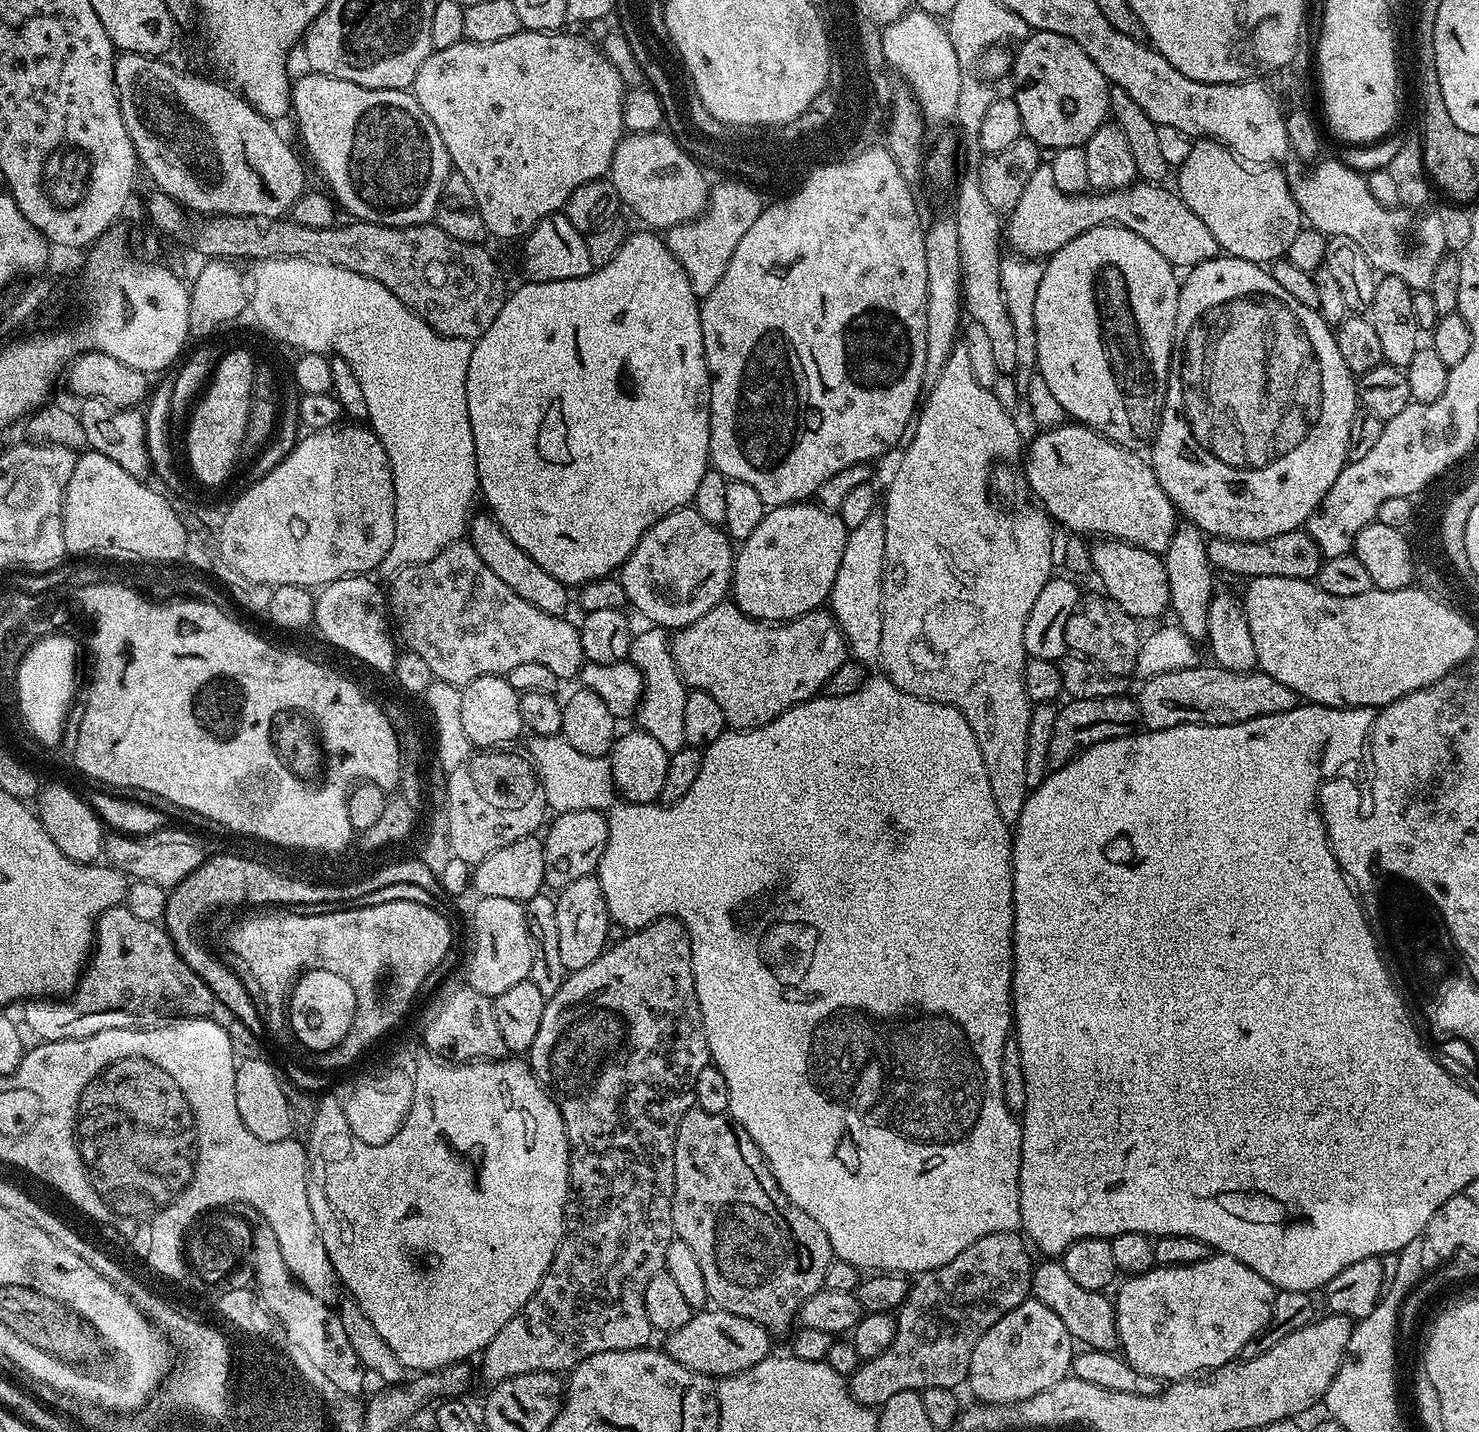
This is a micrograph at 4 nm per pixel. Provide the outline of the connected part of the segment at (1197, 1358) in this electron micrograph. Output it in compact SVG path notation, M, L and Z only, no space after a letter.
M1214 1254L1202 1262L1194 1262L1190 1266L1157 1266L1137 1276L1121 1279L1119 1284L1115 1289L1115 1292L1117 1291L1116 1296L1114 1295L1114 1303L1116 1305L1116 1339L1119 1351L1124 1359L1130 1362L1130 1366L1134 1366L1134 1370L1138 1370L1142 1374L1150 1374L1154 1378L1165 1382L1187 1380L1197 1374L1207 1372L1210 1368L1217 1368L1223 1364L1232 1363L1247 1349L1248 1343L1256 1337L1258 1330L1262 1330L1266 1326L1268 1319L1272 1317L1272 1297L1274 1295L1272 1285L1266 1282L1266 1278L1262 1278L1254 1270L1250 1270L1250 1266L1238 1262L1233 1256Z

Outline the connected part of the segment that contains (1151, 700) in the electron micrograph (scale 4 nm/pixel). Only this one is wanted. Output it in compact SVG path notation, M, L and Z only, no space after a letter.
M1219 666L1174 670L1145 679L1140 684L1140 719L1145 729L1173 728L1183 724L1230 726L1250 722L1270 714L1282 714L1298 706L1298 697L1290 686L1282 686L1278 678L1261 672L1235 672Z

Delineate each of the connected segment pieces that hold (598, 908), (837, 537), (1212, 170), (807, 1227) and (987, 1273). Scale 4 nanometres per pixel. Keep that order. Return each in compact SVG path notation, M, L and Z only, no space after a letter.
M590 875L578 878L559 889L555 902L558 914L558 951L562 954L562 966L568 972L577 972L582 970L582 966L590 966L590 962L601 956L610 943L610 917L606 898L602 894L599 880L595 875Z
M818 502L767 509L754 534L743 540L735 553L731 599L746 615L769 622L817 611L832 595L849 531L839 511L823 508Z
M1200 138L1193 144L1196 145L1185 154L1180 164L1175 187L1186 206L1190 206L1190 210L1202 218L1210 234L1214 234L1214 242L1218 242L1220 252L1261 266L1271 265L1272 261L1287 257L1290 242L1294 242L1302 227L1300 207L1292 196L1289 177L1284 177L1276 166L1255 168L1241 162L1216 140Z
M693 1107L692 1111L682 1118L682 1122L678 1126L676 1141L674 1142L672 1227L679 1240L686 1242L686 1246L690 1246L690 1251L693 1252L694 1258L698 1258L698 1266L702 1269L702 1279L706 1282L709 1301L719 1311L738 1314L742 1318L753 1320L768 1329L769 1333L772 1334L784 1332L791 1324L794 1324L802 1302L806 1302L806 1298L810 1298L810 1294L814 1294L817 1290L824 1287L826 1270L832 1265L834 1259L830 1238L826 1234L826 1230L822 1230L822 1226L818 1226L818 1222L814 1222L814 1218L810 1218L810 1214L806 1214L801 1208L794 1206L794 1202L790 1202L786 1198L786 1194L778 1186L774 1174L768 1169L768 1164L765 1162L763 1154L758 1150L754 1138L750 1138L750 1134L746 1134L744 1127L737 1124L731 1115L706 1114L698 1107Z
M1019 1231L986 1234L946 1266L919 1273L895 1313L894 1342L878 1358L861 1362L848 1380L856 1401L876 1410L902 1390L921 1393L934 1386L959 1389L968 1379L970 1354L974 1354L978 1338L998 1318L1029 1299L1034 1259L1027 1247Z

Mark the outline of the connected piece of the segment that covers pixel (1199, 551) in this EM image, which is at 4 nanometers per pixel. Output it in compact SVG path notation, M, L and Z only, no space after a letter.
M1181 519L1177 523L1174 538L1170 538L1170 546L1162 553L1162 559L1170 586L1168 603L1171 615L1176 615L1175 623L1193 641L1203 641L1208 634L1208 607L1214 595L1214 569L1210 562L1206 533L1194 521Z

